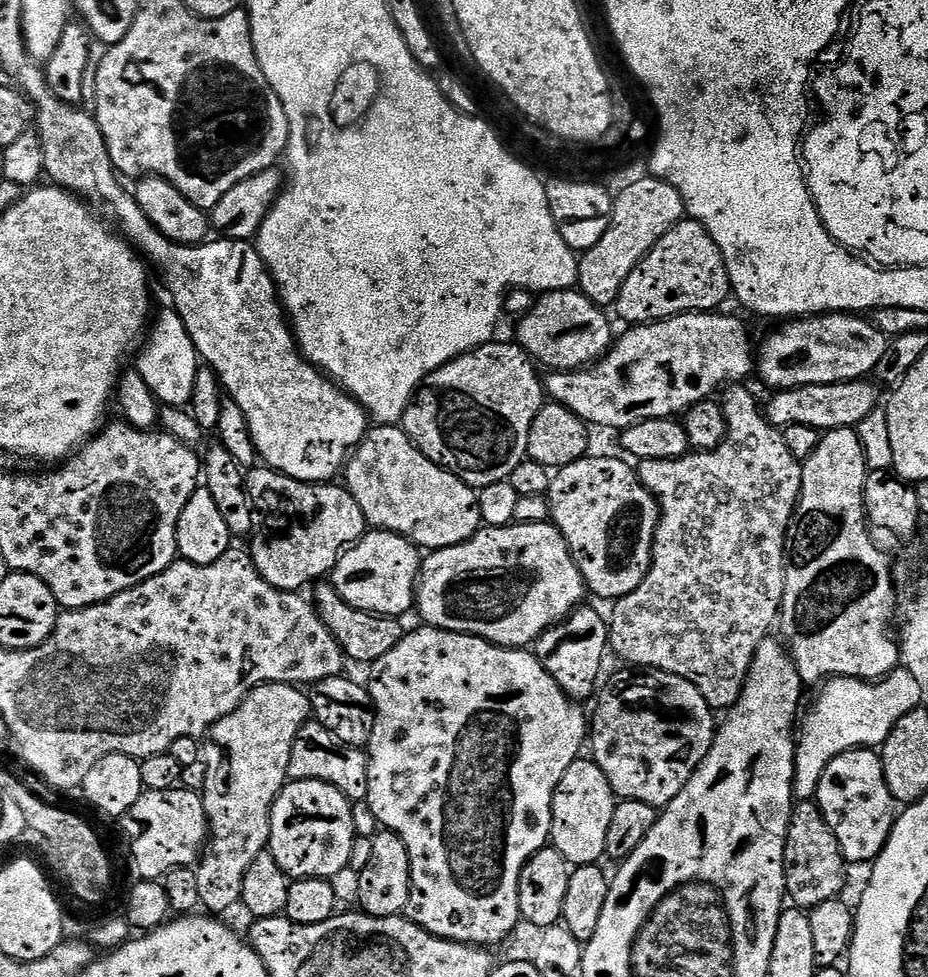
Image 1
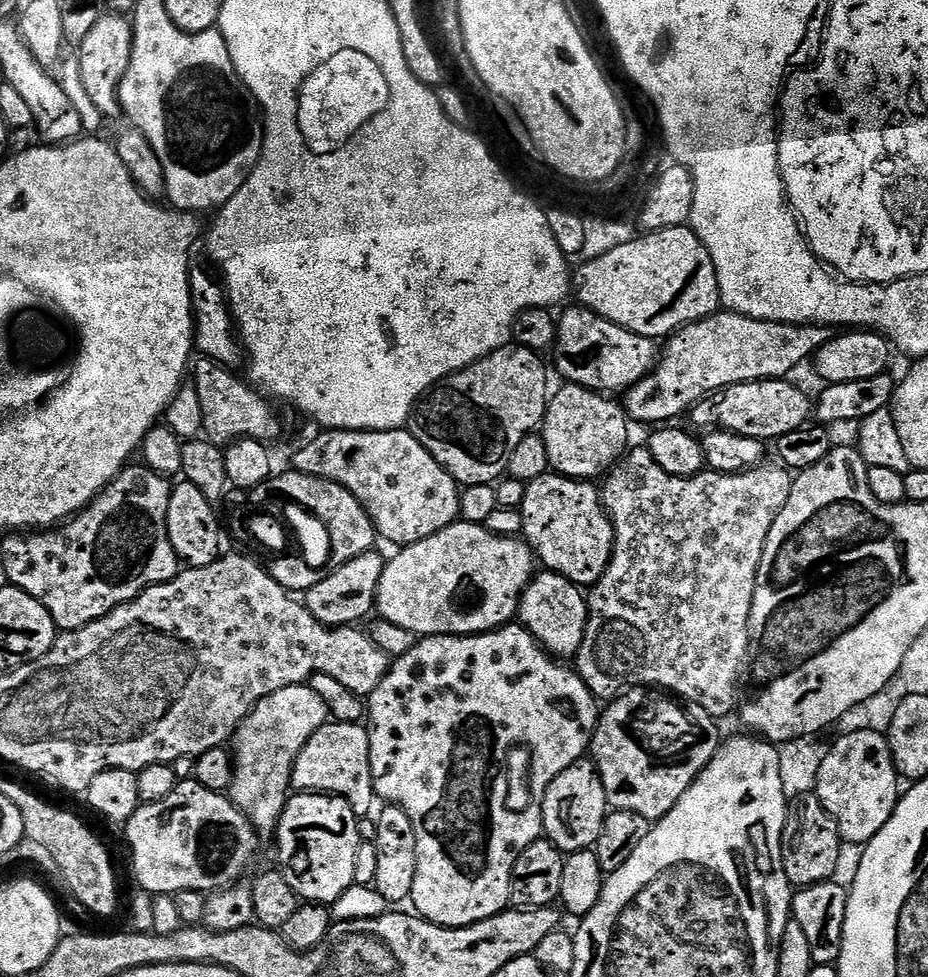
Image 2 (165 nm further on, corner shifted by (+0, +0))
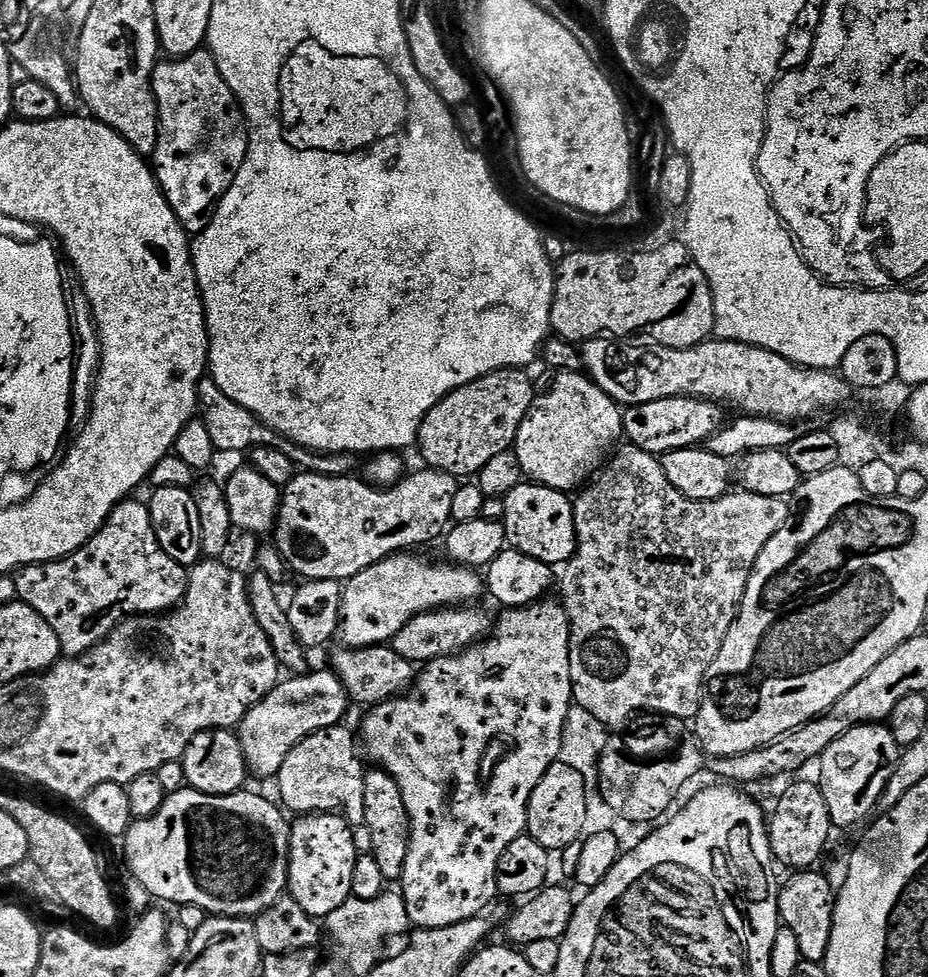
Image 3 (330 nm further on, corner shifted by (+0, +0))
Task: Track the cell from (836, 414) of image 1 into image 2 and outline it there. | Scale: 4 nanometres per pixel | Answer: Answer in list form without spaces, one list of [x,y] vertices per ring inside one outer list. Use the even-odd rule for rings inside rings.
[[[760,380],[735,384],[714,392],[705,400],[699,400],[690,409],[690,417],[703,430],[720,429],[734,434],[742,434],[746,438],[774,442],[782,434],[790,434],[794,430],[805,427],[814,412],[814,404],[800,388],[791,384],[792,380]]]

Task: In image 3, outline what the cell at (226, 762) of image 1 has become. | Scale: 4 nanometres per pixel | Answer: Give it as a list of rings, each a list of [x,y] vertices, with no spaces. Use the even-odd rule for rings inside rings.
[[[312,670],[307,675],[281,679],[272,692],[264,696],[260,705],[264,707],[260,714],[266,714],[268,718],[282,718],[278,720],[278,726],[288,730],[288,742],[301,744],[310,734],[321,732],[324,728],[337,727],[350,709],[350,697],[335,672]]]

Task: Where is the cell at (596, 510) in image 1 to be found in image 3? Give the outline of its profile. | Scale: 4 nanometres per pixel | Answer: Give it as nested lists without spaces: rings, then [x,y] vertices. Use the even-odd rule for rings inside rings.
[[[521,482],[503,499],[505,516],[502,523],[507,543],[515,551],[526,554],[543,564],[567,565],[576,554],[576,520],[572,517],[573,501],[565,493],[535,482]]]

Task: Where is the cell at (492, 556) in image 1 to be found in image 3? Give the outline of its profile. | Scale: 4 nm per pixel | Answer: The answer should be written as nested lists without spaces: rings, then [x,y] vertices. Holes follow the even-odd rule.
[[[420,554],[387,556],[382,562],[362,570],[343,585],[344,597],[340,603],[341,625],[339,635],[350,648],[370,648],[387,645],[396,637],[398,630],[415,616],[435,612],[442,608],[468,606],[480,596],[482,580],[471,568],[451,562],[435,564],[423,560]]]

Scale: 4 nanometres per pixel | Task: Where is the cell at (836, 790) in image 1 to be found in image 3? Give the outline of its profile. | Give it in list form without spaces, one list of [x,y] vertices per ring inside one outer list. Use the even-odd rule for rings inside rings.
[[[863,724],[854,730],[842,734],[828,749],[818,761],[821,776],[818,777],[818,783],[822,790],[822,798],[826,798],[826,810],[830,810],[830,818],[837,829],[848,828],[851,824],[856,824],[859,820],[864,820],[873,811],[877,811],[882,790],[886,790],[888,780],[892,776],[893,765],[888,764],[887,752],[894,748],[892,733],[887,727],[880,724]]]

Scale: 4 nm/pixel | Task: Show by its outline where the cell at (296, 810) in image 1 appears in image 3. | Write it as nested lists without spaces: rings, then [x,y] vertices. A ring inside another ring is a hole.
[[[304,814],[297,824],[293,823],[288,837],[288,892],[302,910],[314,918],[325,918],[332,911],[338,910],[352,896],[354,866],[358,859],[355,850],[353,829],[349,821],[340,814]]]

